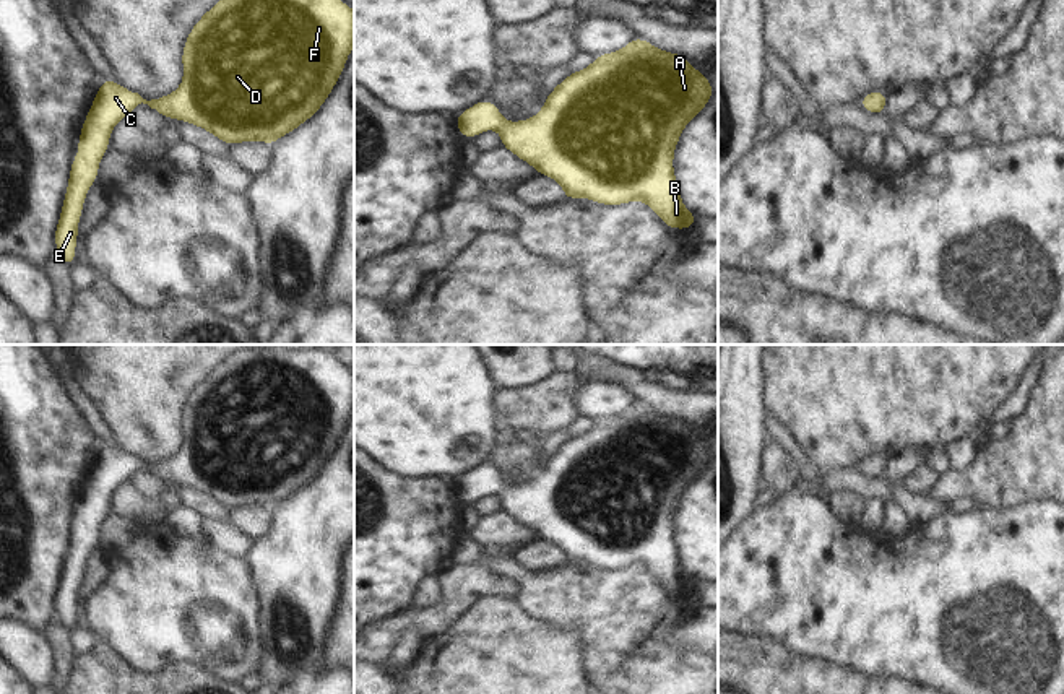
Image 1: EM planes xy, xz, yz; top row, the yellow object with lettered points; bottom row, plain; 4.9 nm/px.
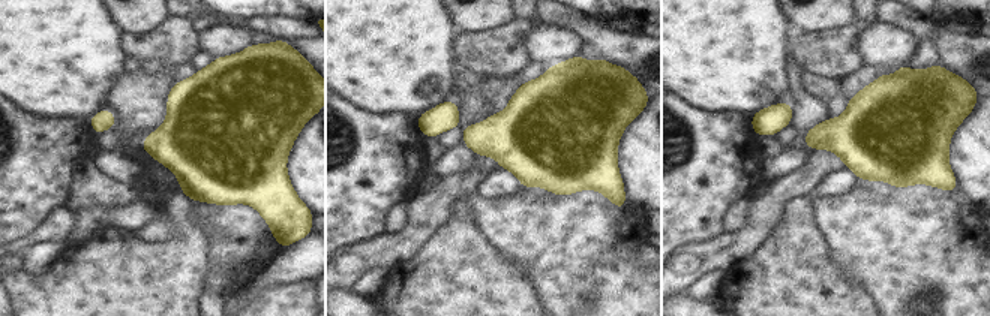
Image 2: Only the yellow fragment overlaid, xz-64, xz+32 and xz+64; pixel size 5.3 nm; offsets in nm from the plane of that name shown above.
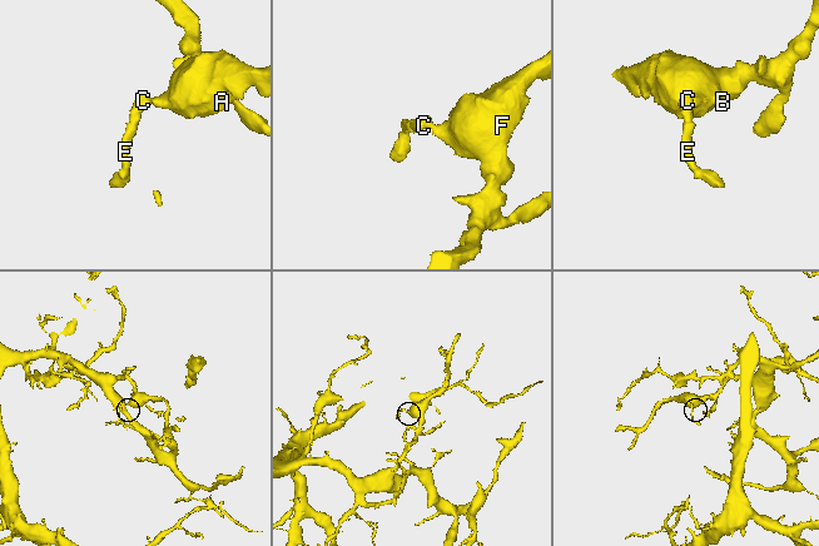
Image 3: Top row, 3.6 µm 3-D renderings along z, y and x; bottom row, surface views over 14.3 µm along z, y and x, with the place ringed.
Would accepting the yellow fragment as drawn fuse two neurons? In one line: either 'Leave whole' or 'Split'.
Leave whole

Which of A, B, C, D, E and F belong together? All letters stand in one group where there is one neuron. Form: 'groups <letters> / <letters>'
groups A B C D E F

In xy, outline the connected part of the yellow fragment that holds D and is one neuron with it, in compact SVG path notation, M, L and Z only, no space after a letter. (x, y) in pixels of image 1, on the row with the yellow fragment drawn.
M219 0L192 28L182 49L184 78L180 86L151 101L143 99L120 86L112 78L106 78L97 89L94 101L84 117L78 137L78 156L73 158L68 174L68 185L62 203L58 224L55 226L55 252L70 267L76 262L78 223L89 187L97 180L101 158L109 146L114 127L132 114L138 104L148 104L166 119L193 124L229 146L244 141L263 141L273 145L281 137L294 132L307 122L323 106L331 89L336 86L346 60L354 47L354 11L341 0Z

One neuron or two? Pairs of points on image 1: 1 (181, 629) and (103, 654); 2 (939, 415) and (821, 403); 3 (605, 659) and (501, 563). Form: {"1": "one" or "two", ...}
{"1": "two", "2": "one", "3": "one"}

